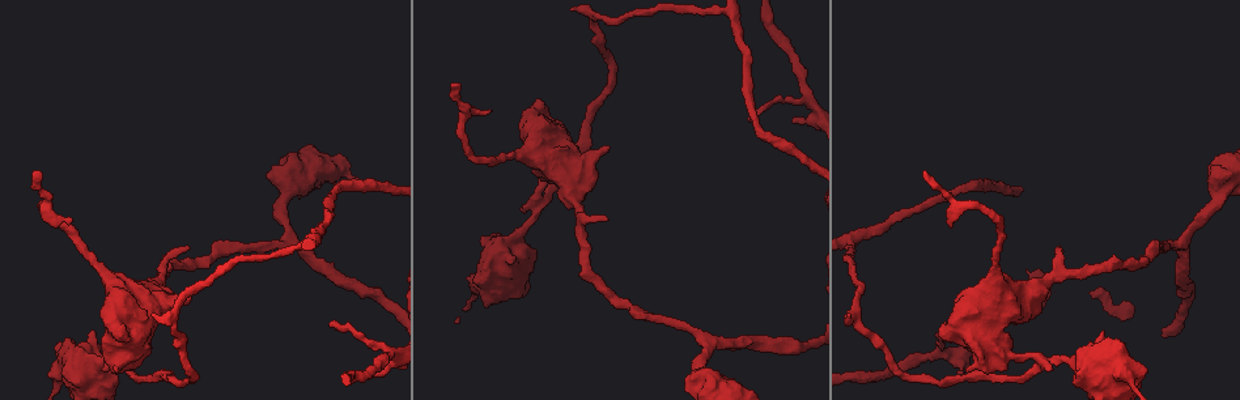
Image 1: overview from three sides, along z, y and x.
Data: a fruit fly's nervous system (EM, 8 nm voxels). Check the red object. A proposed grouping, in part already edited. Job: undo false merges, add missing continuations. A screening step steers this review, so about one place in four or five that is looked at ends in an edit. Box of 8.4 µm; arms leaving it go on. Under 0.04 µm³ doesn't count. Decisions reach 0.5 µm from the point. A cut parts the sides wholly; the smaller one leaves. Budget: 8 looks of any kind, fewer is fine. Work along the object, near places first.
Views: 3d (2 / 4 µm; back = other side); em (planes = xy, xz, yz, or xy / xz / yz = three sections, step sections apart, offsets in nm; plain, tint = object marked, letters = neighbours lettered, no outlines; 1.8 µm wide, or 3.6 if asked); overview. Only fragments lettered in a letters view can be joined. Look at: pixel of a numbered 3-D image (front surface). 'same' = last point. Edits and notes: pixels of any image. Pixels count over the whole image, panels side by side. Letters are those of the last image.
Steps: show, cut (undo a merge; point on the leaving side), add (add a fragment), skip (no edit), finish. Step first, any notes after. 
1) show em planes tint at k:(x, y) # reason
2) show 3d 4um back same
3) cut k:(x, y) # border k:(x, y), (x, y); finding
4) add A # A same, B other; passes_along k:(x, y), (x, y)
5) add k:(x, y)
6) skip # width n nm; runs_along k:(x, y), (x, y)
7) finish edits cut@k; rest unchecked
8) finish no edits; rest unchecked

show em planes letters at 1:(1047, 360)

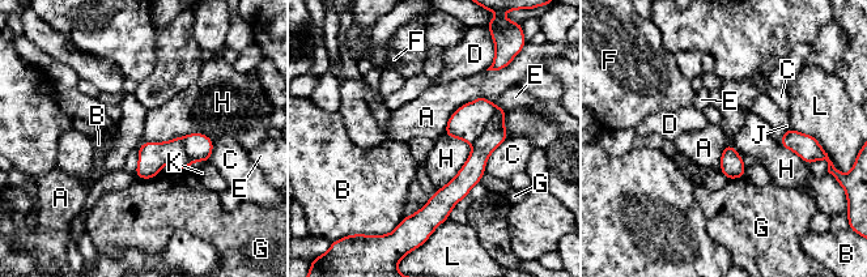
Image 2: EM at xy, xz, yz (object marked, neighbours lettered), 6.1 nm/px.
cut 2:(494, 133) # width 130 nm; A other, B other, C other, D other, E other, F other, G other, H other, J other, K other, L other; part_leaving 2:(501, 111), (472, 171), (417, 216); two neurons meet here

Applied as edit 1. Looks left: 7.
show 3d 4um at 1:(379, 374) # branch stops here

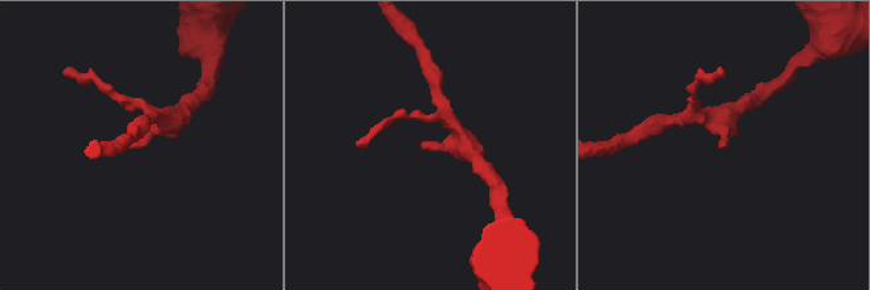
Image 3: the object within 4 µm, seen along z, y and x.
show em planes tint at 3:(423, 142)

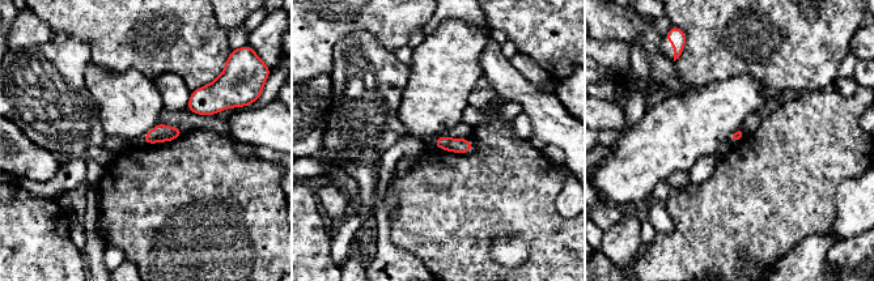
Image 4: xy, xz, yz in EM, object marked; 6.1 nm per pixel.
show em planes letters same # what lies round it

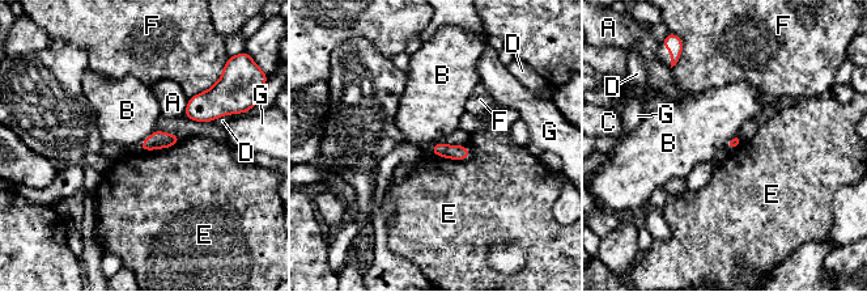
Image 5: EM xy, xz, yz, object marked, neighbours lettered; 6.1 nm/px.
skip # A other, B other, C other, D other, E other, F other, G other; border 5:(157, 128), (137, 148); none of them fits

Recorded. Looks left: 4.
show em planes tint at 1:(923, 171) # thin end

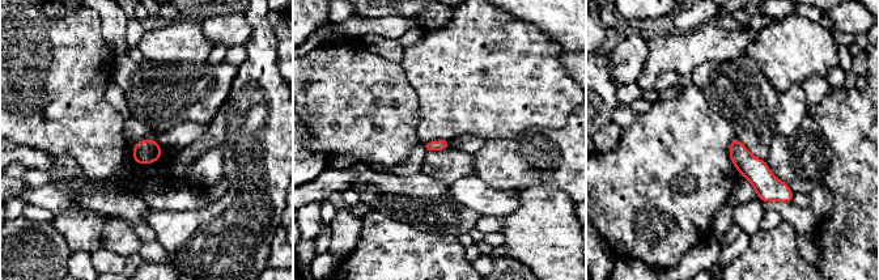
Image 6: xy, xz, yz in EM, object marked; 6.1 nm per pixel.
show em planes letters same # what lies round it

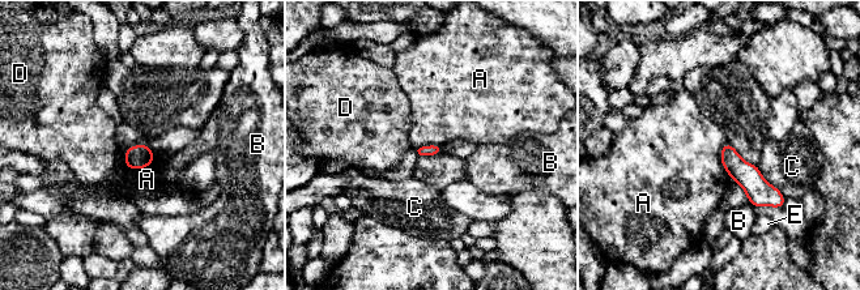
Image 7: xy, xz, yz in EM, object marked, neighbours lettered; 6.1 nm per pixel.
skip # A other, B other, C other, D other, E other; border 7:(726, 143), (720, 163), (731, 178); no lettered fragment goes on from it

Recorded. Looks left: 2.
finish edits cut@2; rest unchecked

